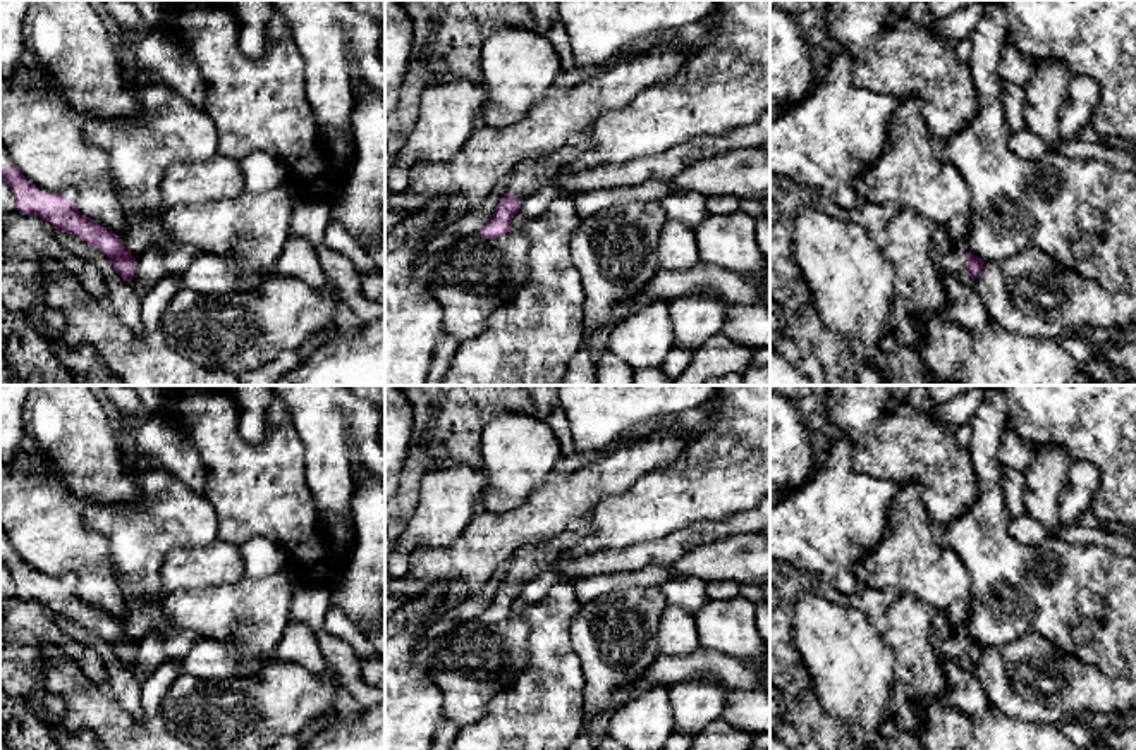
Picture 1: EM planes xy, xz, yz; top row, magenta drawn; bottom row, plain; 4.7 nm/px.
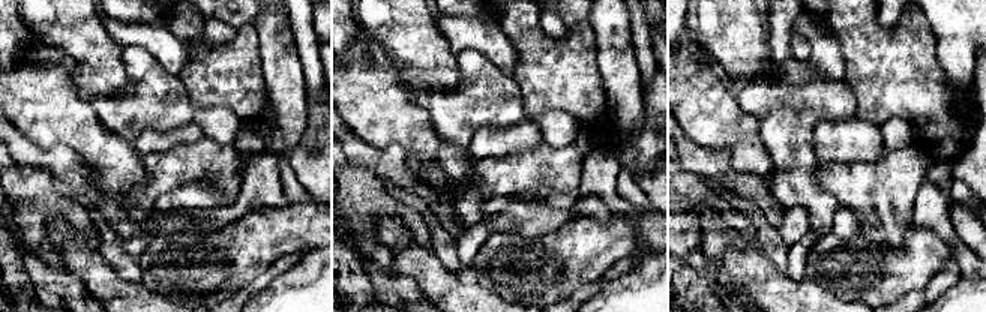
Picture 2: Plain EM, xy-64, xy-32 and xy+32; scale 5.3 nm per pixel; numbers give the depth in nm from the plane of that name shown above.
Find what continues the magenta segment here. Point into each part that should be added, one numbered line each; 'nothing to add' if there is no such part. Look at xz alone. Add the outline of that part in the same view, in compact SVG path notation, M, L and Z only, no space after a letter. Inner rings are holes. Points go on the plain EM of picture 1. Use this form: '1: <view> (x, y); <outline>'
1: xz (552, 556); M770 495L744 513L736 513L720 521L701 521L677 530L657 542L636 544L624 550L602 550L583 557L569 557L567 550L583 538L591 526L576 521L562 535L516 554L517 566L510 578L524 585L531 578L553 571L562 578L589 578L598 575L639 571L651 564L674 566L694 549L734 535L761 535L770 526Z

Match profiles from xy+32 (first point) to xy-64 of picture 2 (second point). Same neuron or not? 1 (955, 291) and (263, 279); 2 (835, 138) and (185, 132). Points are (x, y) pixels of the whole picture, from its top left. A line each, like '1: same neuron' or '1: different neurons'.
1: different neurons
2: same neuron

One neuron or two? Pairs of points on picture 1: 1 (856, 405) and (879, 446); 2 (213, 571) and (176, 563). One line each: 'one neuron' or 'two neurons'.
1: one neuron
2: one neuron

